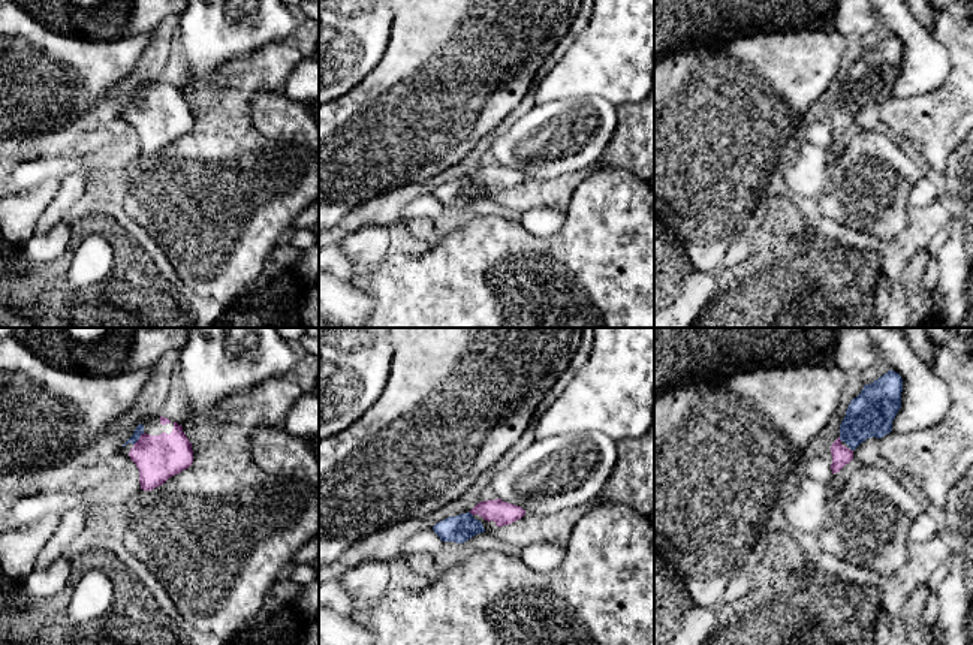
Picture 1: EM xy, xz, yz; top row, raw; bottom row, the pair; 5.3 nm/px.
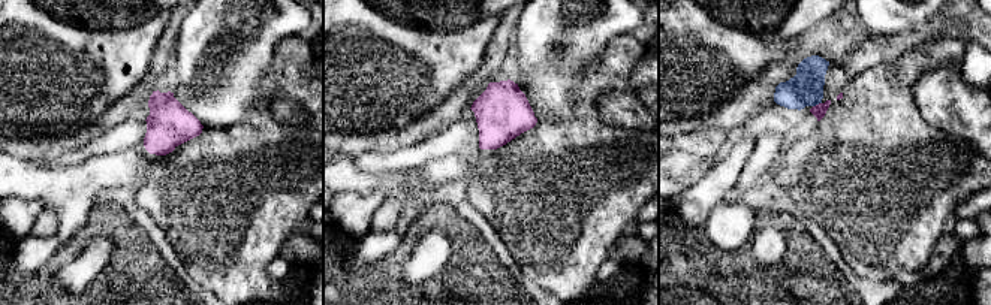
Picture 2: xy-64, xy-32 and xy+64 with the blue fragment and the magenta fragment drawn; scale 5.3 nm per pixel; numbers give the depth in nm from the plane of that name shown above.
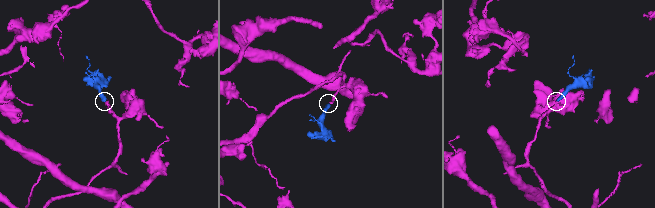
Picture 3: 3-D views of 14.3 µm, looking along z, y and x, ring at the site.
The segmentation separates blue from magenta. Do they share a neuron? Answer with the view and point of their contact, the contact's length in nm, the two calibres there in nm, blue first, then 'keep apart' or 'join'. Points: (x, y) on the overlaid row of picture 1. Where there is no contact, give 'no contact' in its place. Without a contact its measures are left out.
contact xy (138, 439); length 90 nm; calibres 50 and 240 nm; join

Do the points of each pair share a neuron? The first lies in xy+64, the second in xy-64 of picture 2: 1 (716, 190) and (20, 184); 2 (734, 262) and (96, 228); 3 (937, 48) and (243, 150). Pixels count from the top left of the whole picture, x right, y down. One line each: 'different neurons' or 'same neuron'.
1: different neurons
2: same neuron
3: same neuron

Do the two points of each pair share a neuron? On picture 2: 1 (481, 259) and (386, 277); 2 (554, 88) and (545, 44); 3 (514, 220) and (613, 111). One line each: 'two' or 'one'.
1: one
2: one
3: two

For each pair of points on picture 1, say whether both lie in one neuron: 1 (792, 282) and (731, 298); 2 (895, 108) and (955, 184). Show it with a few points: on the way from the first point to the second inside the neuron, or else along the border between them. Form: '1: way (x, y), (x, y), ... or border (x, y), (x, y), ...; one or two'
1: way (777, 289), (746, 289); one
2: border (957, 145), (943, 172); two

